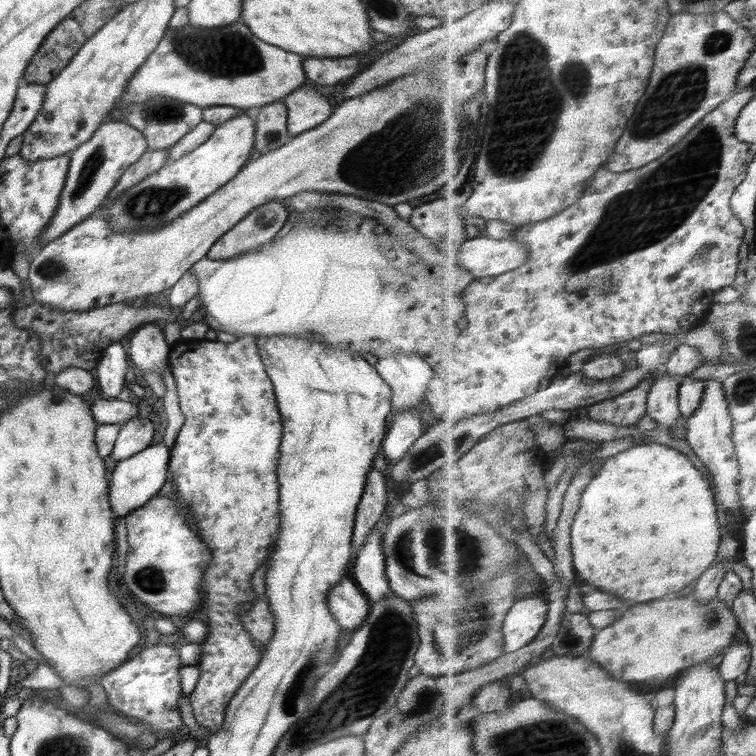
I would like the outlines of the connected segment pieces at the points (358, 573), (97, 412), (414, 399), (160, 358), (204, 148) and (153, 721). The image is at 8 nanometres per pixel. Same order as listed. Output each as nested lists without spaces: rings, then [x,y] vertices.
[[[376,523],[368,541],[356,554],[354,562],[354,582],[358,588],[371,601],[378,601],[390,595],[390,586],[386,578],[386,557],[382,547],[382,526],[384,523]]]
[[[100,399],[90,404],[90,415],[97,425],[124,424],[146,413],[146,408],[121,399]]]
[[[398,353],[374,362],[380,378],[392,390],[392,409],[398,412],[425,408],[424,394],[434,378],[434,369],[427,359]]]
[[[156,323],[138,327],[129,342],[128,358],[142,374],[163,374],[168,370],[170,345]]]
[[[236,114],[217,125],[214,134],[201,146],[173,162],[167,162],[138,184],[122,191],[115,200],[105,200],[99,210],[104,211],[114,232],[152,232],[163,228],[172,220],[190,213],[210,194],[236,177],[254,152],[255,130],[254,122],[247,114]]]
[[[149,643],[147,648],[144,648],[132,660],[124,662],[118,668],[112,670],[110,674],[104,676],[99,685],[106,692],[110,704],[123,716],[142,721],[148,726],[148,729],[159,733],[160,736],[171,736],[179,731],[183,725],[180,703],[178,703],[178,700],[185,696],[182,693],[182,686],[180,684],[180,668],[182,666],[179,650],[172,648],[172,646],[164,646],[164,644]]]

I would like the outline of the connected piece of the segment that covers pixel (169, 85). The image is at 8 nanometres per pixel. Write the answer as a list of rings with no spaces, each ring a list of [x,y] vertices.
[[[190,24],[184,28],[166,29],[156,49],[142,66],[134,71],[126,94],[118,99],[107,120],[124,121],[124,106],[142,104],[146,100],[172,98],[206,108],[206,106],[233,106],[246,111],[282,100],[303,86],[306,74],[302,70],[304,56],[288,52],[256,38],[244,24],[200,28]]]

